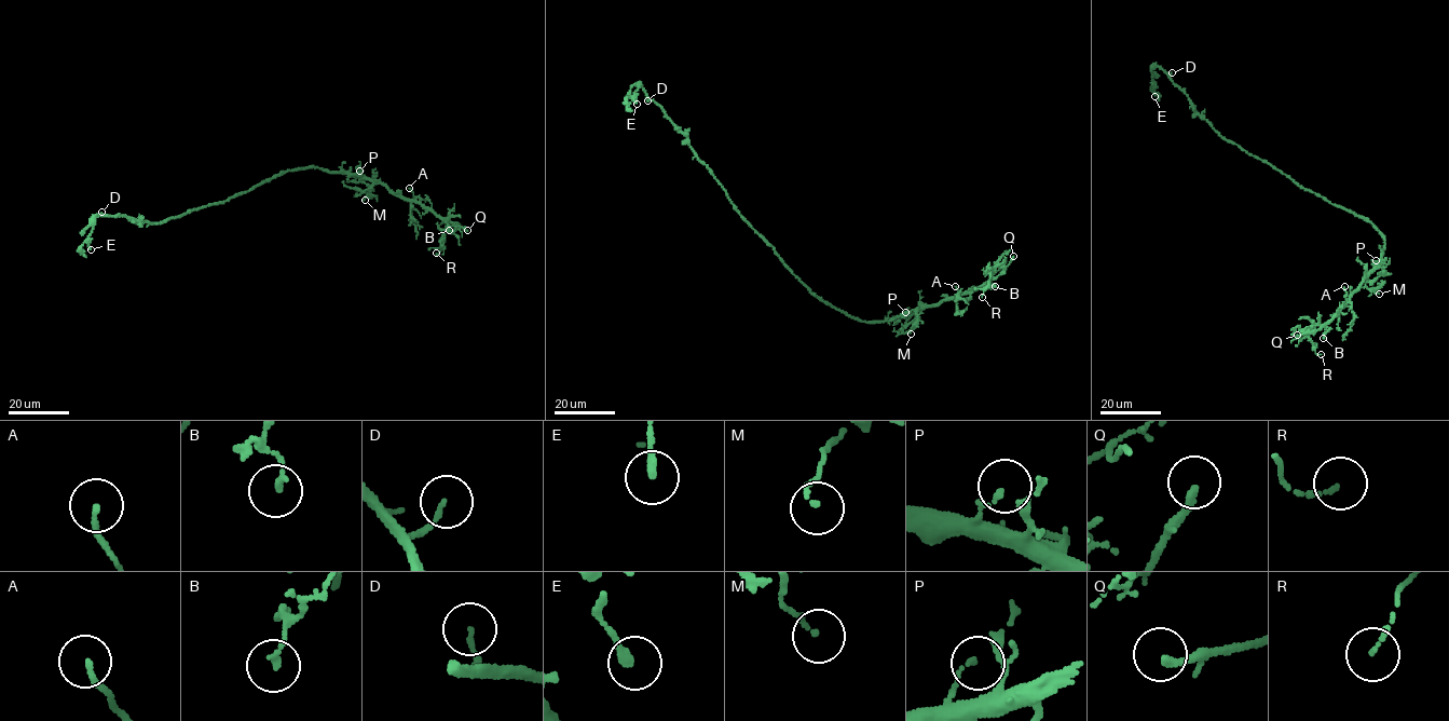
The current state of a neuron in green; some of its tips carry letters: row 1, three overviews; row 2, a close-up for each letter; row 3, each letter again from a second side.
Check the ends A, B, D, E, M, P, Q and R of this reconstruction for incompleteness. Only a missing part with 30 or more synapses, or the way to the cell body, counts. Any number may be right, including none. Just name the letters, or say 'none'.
Q

